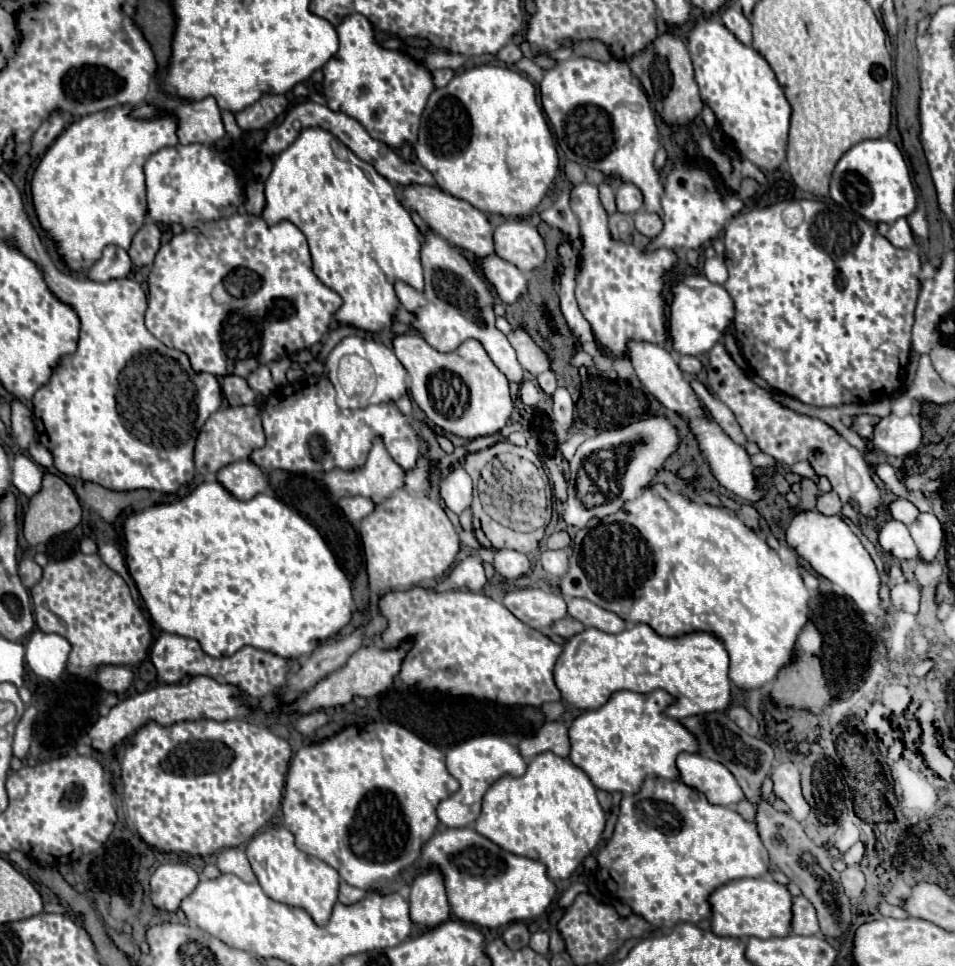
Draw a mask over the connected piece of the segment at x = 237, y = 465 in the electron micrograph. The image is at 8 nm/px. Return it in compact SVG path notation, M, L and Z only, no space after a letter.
M233 462L217 472L217 482L237 500L249 500L267 490L267 476L253 462Z

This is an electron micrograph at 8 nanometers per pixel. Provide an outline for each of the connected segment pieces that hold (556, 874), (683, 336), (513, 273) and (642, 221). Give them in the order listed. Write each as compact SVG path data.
M545 752L537 754L529 762L527 772L523 776L519 778L503 776L487 790L487 794L483 796L483 810L475 822L475 830L507 852L543 862L547 866L549 878L555 880L555 878L569 878L571 872L603 840L605 812L597 800L597 792L589 776L581 768L573 766L569 760L555 756L553 752Z
M691 274L675 286L675 298L669 314L669 336L673 348L679 354L699 356L709 352L721 338L723 332L733 324L733 298L719 284L709 282L703 274Z
M497 256L483 258L481 270L487 282L495 286L497 296L505 304L517 302L527 292L527 286L529 286L527 274L517 270L517 266L513 266L511 262L505 262L503 258L497 258Z
M639 210L633 218L635 218L635 228L637 228L641 234L649 236L649 238L655 238L655 236L663 230L663 220L661 220L661 216L657 216L657 214L653 214L653 212Z

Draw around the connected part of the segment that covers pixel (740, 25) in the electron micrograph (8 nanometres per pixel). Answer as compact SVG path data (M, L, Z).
M727 6L721 14L721 20L743 44L747 44L747 46L751 44L751 22L747 20L747 16L739 8Z

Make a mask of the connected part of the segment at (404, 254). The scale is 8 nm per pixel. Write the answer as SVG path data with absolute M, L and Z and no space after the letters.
M305 128L289 148L275 156L273 170L265 182L265 198L267 208L263 218L267 224L289 220L307 236L313 272L325 286L343 298L343 306L335 314L339 322L367 332L379 332L393 324L393 312L399 306L393 282L403 280L417 290L423 288L419 230L413 224L409 210L399 202L395 186L387 178L381 178L369 162L361 162L361 158L345 148L343 142L337 142L337 138L333 138L327 130Z

